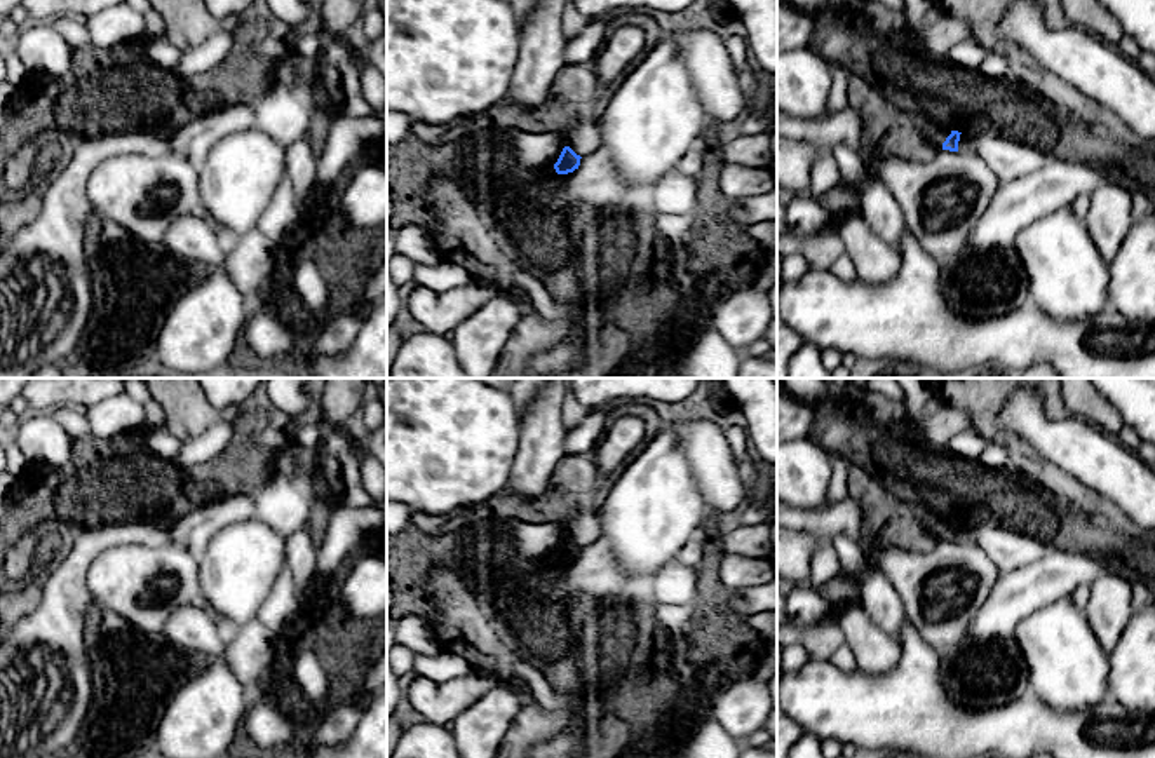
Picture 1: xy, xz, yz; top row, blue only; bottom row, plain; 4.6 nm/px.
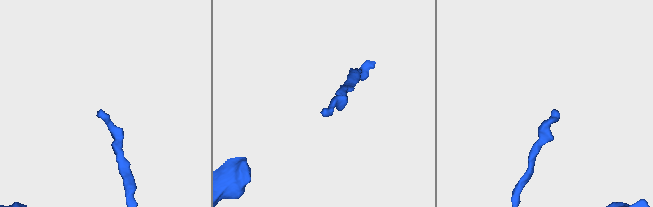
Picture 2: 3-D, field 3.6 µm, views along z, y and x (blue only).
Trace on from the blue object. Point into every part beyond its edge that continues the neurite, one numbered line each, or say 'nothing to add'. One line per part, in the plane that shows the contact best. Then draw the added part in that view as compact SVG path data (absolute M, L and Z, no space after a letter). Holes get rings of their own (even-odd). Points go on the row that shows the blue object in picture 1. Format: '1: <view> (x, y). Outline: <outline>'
nothing to add

